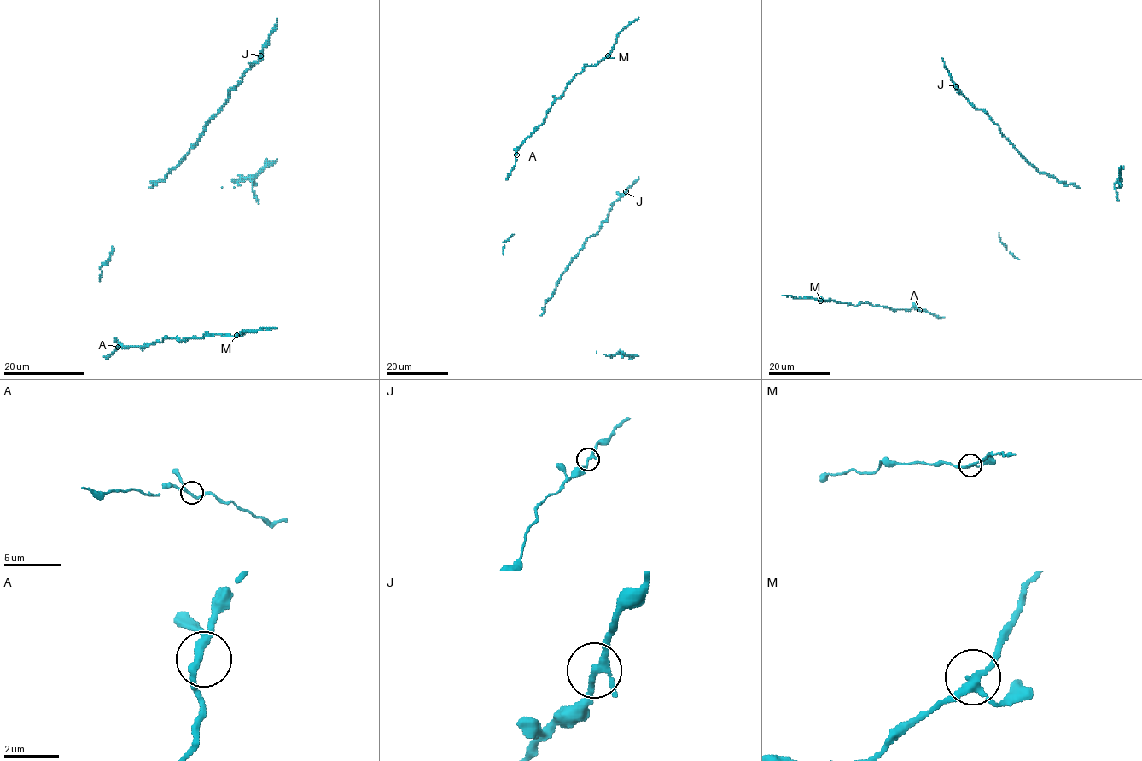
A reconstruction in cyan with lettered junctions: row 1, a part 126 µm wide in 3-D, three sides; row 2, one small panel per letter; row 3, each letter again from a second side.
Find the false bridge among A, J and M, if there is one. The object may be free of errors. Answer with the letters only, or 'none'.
none

